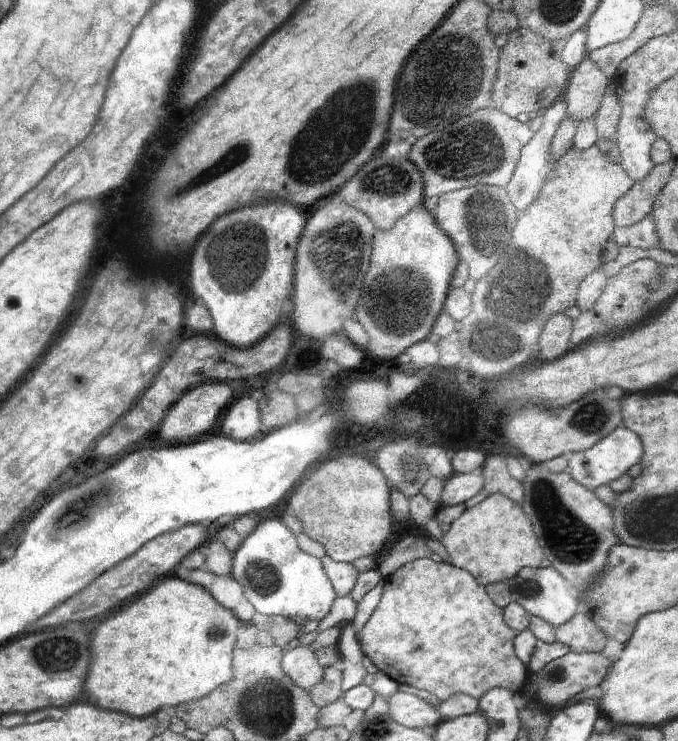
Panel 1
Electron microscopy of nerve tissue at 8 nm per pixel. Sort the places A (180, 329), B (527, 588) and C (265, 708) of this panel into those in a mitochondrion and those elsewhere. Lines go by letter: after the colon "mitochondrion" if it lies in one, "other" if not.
A: other
B: mitochondrion
C: mitochondrion

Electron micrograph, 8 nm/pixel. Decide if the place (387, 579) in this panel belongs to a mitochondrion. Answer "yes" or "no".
no

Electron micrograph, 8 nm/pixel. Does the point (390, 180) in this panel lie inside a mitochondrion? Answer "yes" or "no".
yes

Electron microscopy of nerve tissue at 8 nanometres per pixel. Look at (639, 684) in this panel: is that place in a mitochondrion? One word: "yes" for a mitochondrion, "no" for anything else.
no

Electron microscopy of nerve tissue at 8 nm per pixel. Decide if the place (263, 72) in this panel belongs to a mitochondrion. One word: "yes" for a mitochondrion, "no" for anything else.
no

